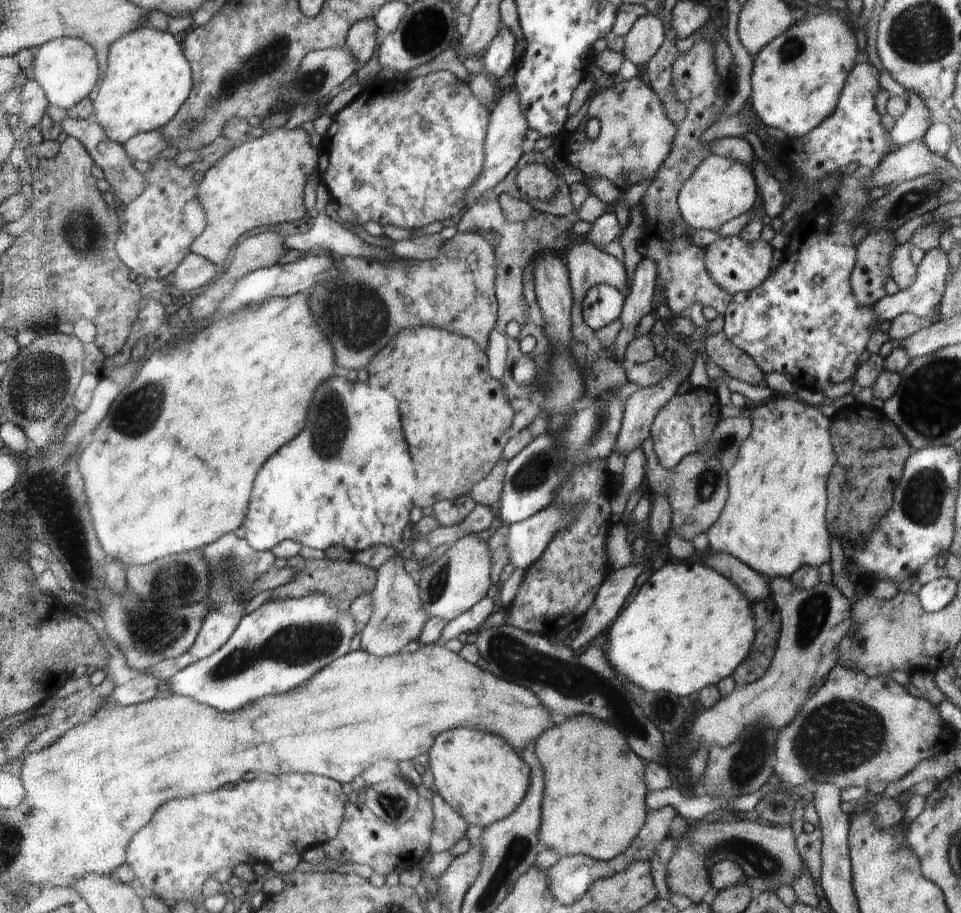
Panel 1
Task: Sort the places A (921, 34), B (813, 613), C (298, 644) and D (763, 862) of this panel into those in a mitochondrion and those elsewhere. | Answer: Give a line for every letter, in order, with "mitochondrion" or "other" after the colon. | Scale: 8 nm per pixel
A: mitochondrion
B: mitochondrion
C: mitochondrion
D: mitochondrion

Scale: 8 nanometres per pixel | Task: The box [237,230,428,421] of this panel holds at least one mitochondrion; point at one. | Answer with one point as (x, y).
(358, 317)

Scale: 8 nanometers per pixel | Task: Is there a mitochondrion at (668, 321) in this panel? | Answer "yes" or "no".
no

